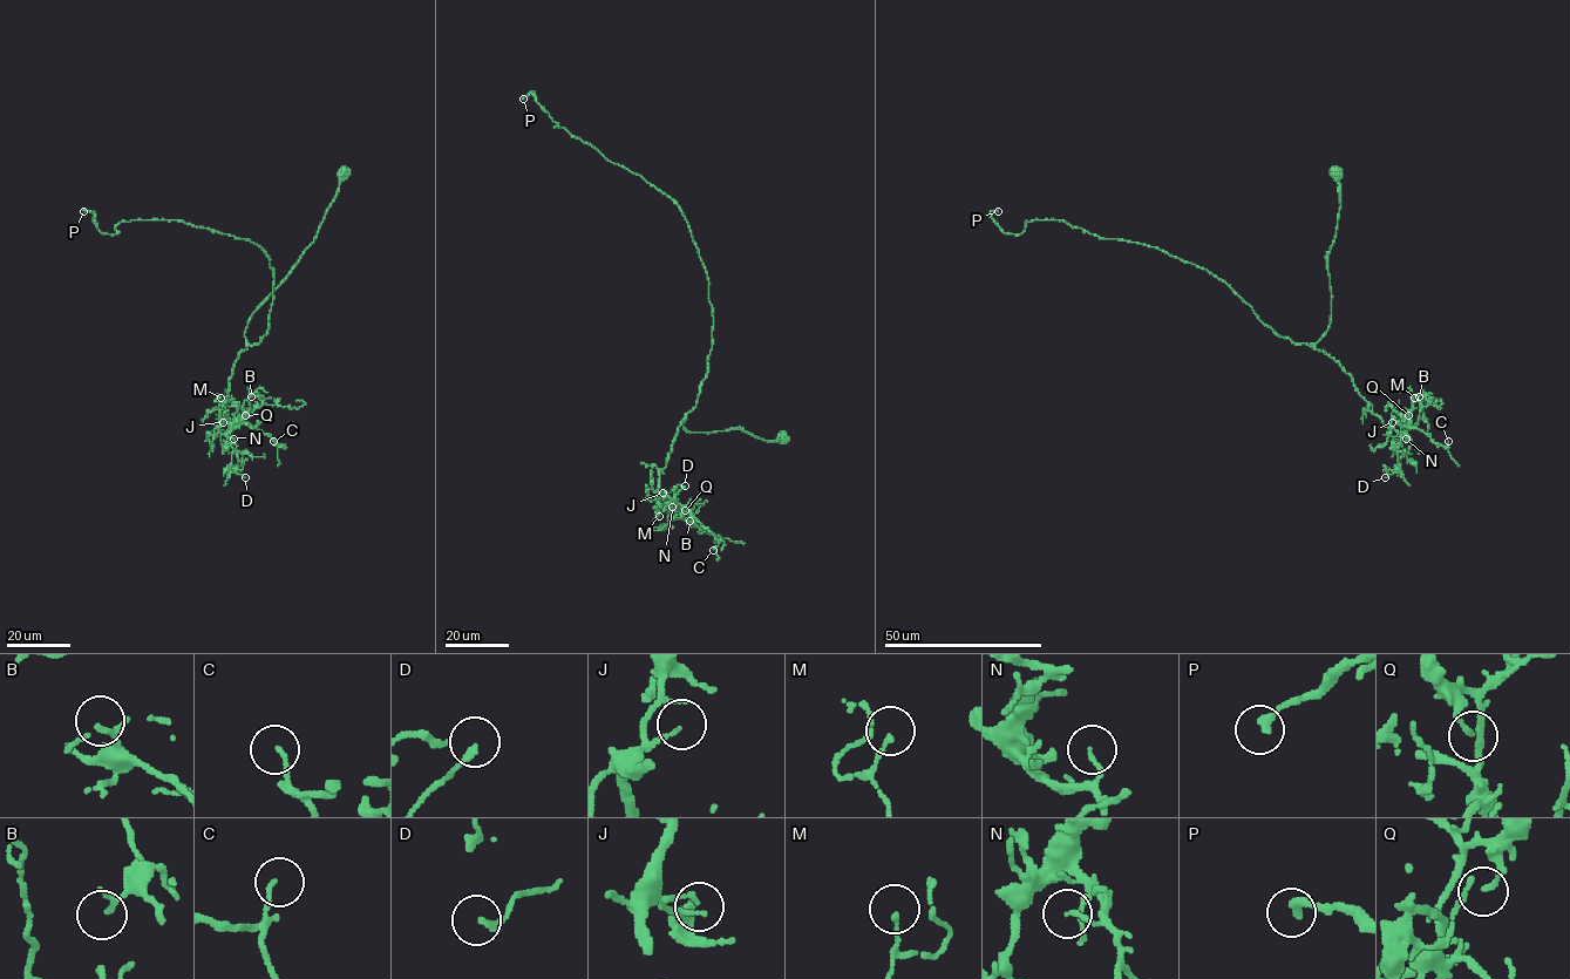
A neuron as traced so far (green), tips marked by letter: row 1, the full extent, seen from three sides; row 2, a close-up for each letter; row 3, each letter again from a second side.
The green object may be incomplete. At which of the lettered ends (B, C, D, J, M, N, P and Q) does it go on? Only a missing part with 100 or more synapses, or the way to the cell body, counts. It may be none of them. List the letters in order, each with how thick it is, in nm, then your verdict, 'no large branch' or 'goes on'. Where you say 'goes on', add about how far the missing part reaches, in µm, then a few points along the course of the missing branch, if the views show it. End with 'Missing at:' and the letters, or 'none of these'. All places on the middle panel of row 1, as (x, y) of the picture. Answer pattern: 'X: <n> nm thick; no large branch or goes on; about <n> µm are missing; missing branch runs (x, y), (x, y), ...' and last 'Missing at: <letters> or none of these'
B: 150 nm thick; no large branch
C: 120 nm thick; no large branch
D: 130 nm thick; no large branch
J: 110 nm thick; no large branch
M: 110 nm thick; no large branch
N: 100 nm thick; goes on; about 45 µm are missing; missing branch runs (672, 507), (682, 502), (699, 511), (704, 509), (697, 502), (701, 488), (699, 473), (712, 463)
P: 240 nm thick; no large branch
Q: 140 nm thick; no large branch
Missing at: N

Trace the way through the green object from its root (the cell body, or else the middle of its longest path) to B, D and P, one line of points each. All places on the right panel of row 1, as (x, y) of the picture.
B: (1337, 172), (1331, 318), (1313, 347), (1351, 376), (1386, 427), (1404, 434), (1414, 426), (1428, 405), (1419, 396)
D: (1337, 172), (1331, 318), (1313, 347), (1351, 376), (1385, 426), (1404, 434), (1400, 470), (1385, 477)
P: (1337, 172), (1331, 318), (1310, 345), (1278, 335), (1225, 283), (1155, 247), (1055, 219), (1005, 233), (998, 211)

